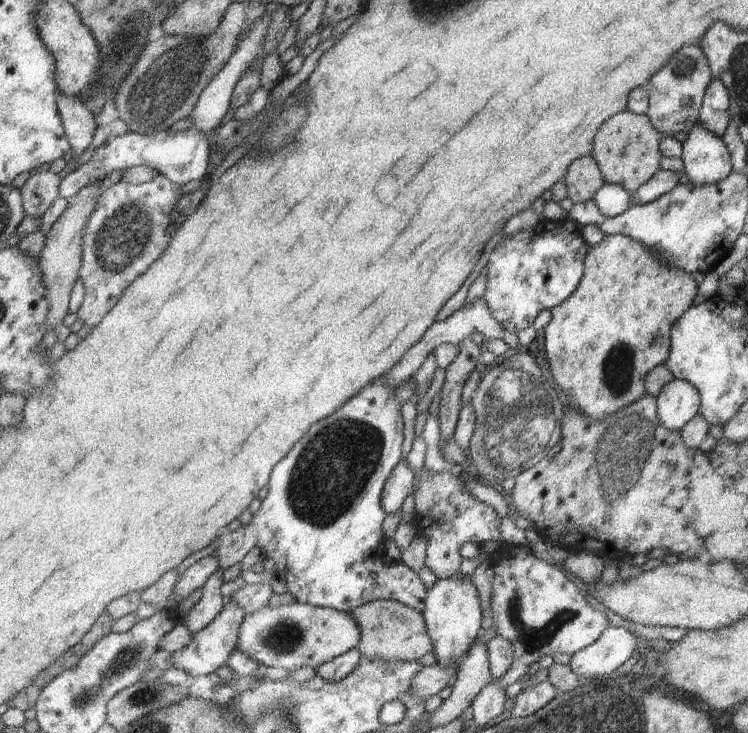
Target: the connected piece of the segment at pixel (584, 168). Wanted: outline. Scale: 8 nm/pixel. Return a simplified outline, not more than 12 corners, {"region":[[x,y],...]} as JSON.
{"region":[[592,154],[570,166],[565,181],[575,203],[593,201],[607,184]]}

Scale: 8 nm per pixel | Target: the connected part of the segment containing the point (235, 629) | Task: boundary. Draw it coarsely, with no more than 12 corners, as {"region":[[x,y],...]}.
{"region":[[227,599],[221,614],[172,654],[195,677],[227,665],[246,614]]}

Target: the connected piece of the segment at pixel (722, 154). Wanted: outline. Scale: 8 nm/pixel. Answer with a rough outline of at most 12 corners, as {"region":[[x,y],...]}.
{"region":[[693,123],[681,143],[693,185],[722,181],[731,170],[721,137]]}

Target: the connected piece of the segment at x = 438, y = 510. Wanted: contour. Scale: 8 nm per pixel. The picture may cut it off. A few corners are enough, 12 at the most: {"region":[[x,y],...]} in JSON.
{"region":[[421,434],[407,456],[421,476],[415,528],[426,567],[457,576],[463,543],[503,541],[493,506],[459,476],[431,476]]}

